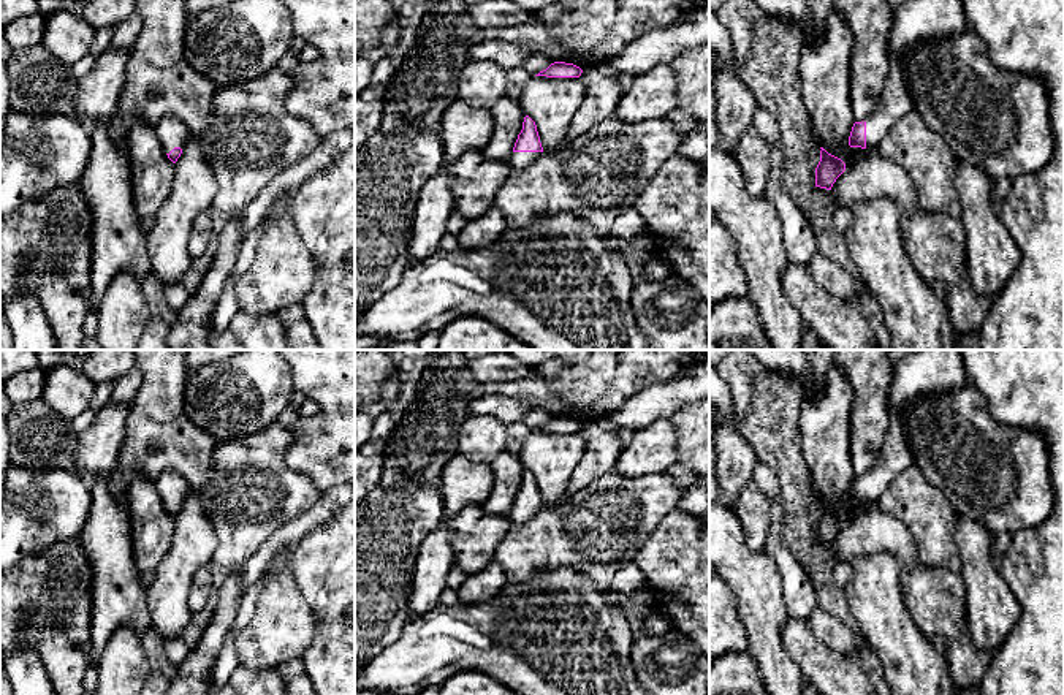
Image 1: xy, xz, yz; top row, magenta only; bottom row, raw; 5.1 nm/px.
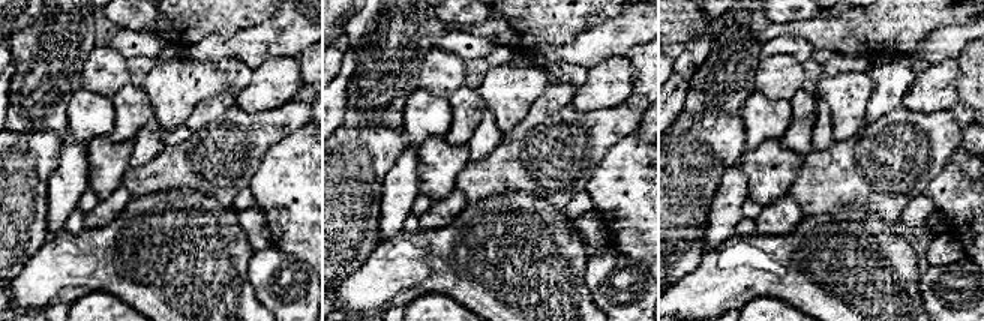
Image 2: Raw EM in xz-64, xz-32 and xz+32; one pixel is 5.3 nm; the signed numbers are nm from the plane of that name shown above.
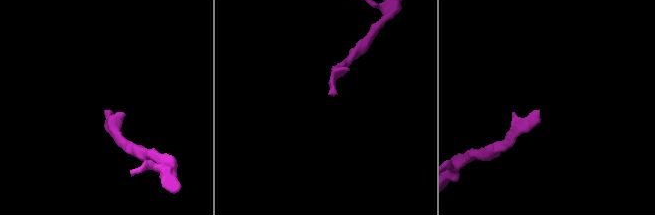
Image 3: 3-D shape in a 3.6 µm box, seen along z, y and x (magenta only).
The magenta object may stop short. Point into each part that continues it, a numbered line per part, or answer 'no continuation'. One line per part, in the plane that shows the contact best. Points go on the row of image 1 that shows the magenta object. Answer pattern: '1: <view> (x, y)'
1: xz (518, 160)

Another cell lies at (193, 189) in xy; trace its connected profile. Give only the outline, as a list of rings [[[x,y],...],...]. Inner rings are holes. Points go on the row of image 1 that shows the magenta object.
[[[190,135],[176,161],[173,187],[154,215],[154,226],[147,233],[150,272],[163,287],[180,283],[192,266],[188,237],[193,220],[211,211],[217,193],[212,166],[200,150],[195,135]]]

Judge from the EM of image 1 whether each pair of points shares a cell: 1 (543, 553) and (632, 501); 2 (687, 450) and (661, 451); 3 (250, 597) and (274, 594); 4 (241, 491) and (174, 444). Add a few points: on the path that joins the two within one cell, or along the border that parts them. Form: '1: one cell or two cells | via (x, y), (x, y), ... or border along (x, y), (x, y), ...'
1: one cell | via (566, 535), (594, 532), (610, 520)
2: two cells | border along (670, 420), (675, 429), (676, 461)
3: two cells | border along (260, 581), (255, 613), (243, 629)
4: two cells | border along (219, 444), (214, 451), (212, 475), (195, 489)

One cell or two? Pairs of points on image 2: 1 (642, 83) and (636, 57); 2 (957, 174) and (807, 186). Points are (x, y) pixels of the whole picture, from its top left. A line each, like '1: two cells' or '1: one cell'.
1: one cell
2: two cells

